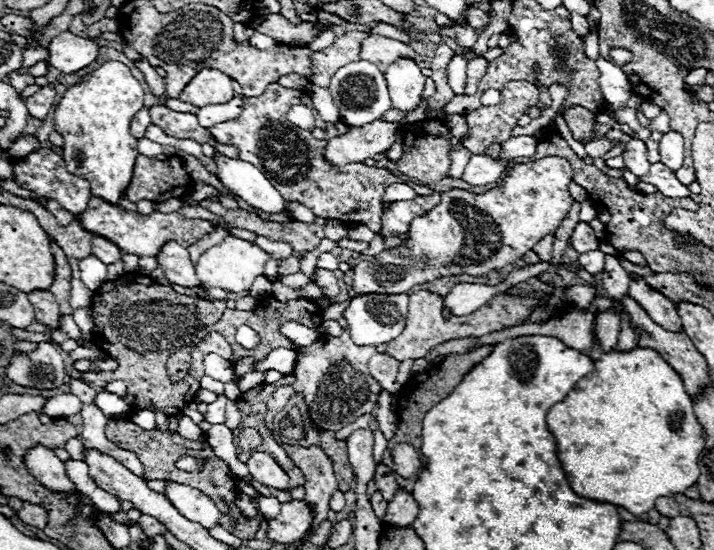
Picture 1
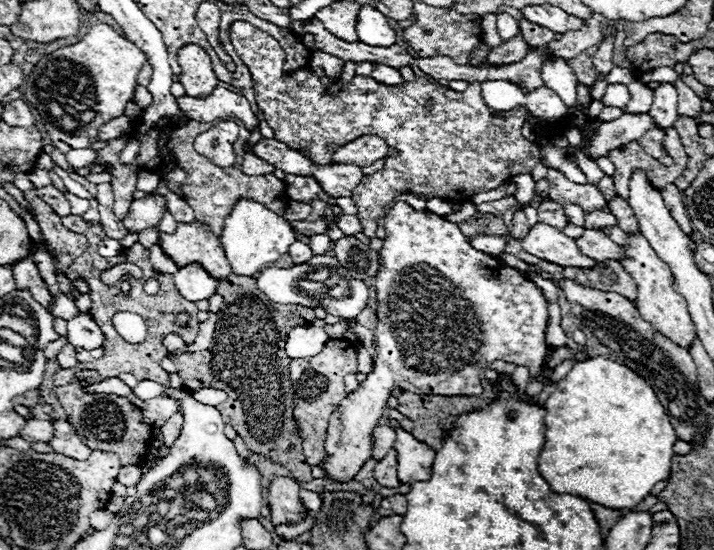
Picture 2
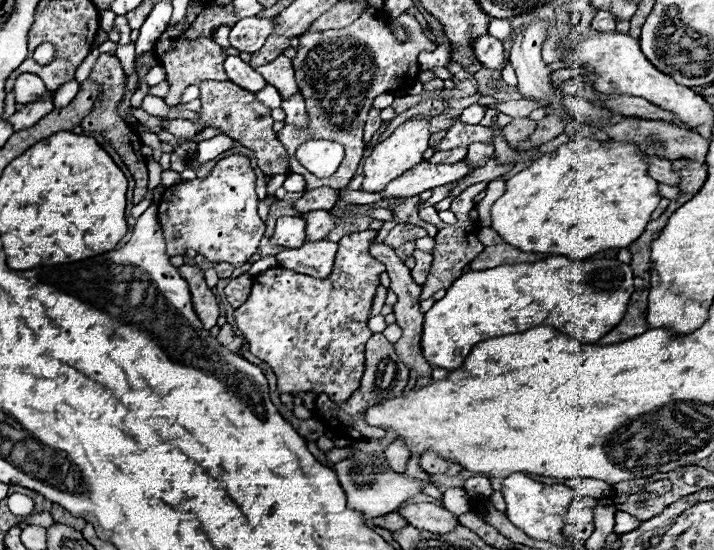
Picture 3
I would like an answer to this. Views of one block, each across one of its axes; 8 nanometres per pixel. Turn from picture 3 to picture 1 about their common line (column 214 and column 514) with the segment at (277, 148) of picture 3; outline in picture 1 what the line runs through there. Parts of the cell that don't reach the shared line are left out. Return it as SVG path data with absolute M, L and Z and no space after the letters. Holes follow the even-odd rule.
M526 80L511 81L502 90L502 100L496 106L480 106L478 110L472 110L466 114L466 124L468 124L468 136L464 136L462 146L470 154L482 154L490 144L502 144L510 138L510 132L514 126L518 126L518 118L526 114L530 106L538 104L538 88L532 82ZM522 90L522 92L520 92ZM520 94L520 96L518 96ZM524 94L524 96L522 96Z

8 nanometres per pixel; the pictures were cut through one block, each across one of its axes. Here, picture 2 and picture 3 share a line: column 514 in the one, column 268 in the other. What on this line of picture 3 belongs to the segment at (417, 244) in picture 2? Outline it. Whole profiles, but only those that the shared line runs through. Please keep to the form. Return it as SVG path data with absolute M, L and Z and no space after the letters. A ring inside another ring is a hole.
M364 230L344 236L338 242L334 258L334 270L330 278L316 280L306 274L290 272L284 268L270 268L254 278L248 300L234 310L236 324L244 338L250 342L250 352L272 366L278 378L278 392L314 392L328 394L332 402L344 402L358 388L364 374L364 344L372 332L368 330L368 318L376 288L380 286L380 274L386 270L376 258L370 256L370 244L376 238L376 230Z

